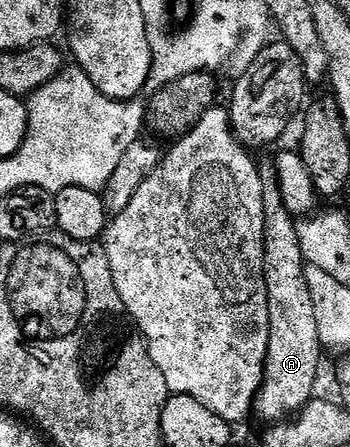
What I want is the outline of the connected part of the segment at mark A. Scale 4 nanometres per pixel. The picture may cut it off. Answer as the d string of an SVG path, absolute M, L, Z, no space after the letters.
M260 163L259 177L263 183L265 210L263 265L269 302L269 350L267 366L263 369L263 384L259 387L254 411L275 422L283 418L286 412L302 413L316 395L315 379L319 376L321 343L313 297L309 282L306 281L308 265L303 259L301 242L297 238L296 217L292 216L291 211L283 204L274 163Z

